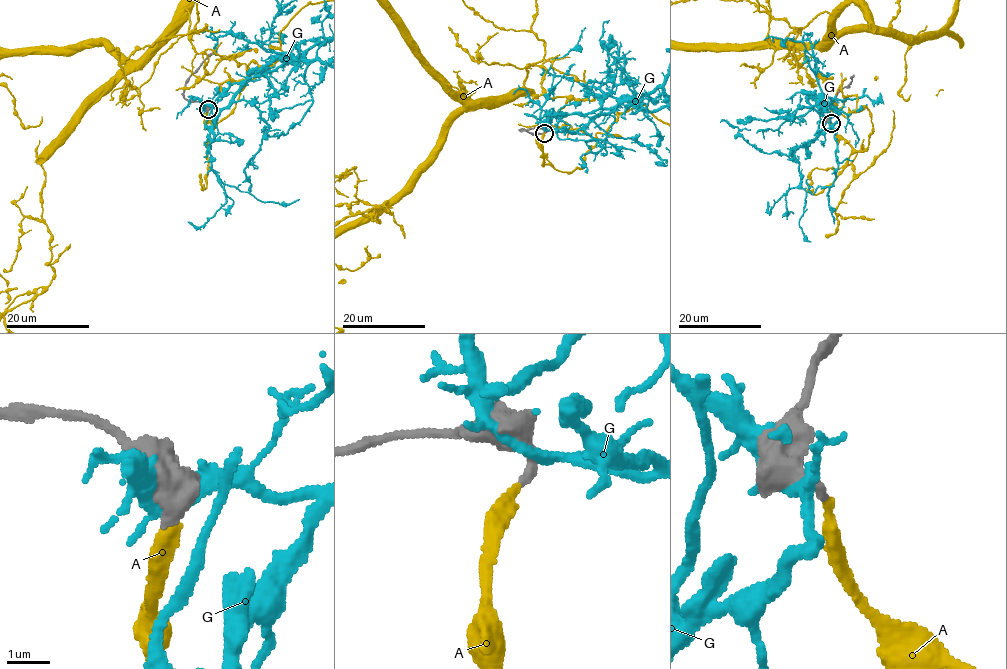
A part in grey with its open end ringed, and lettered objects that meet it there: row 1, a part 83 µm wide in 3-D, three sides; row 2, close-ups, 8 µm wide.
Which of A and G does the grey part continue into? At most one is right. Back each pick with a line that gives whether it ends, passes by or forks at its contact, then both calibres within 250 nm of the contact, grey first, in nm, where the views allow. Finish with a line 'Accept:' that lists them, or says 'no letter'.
A: It ends there. Thickness 240 nm (grey) against 220 nm
Accept: A

